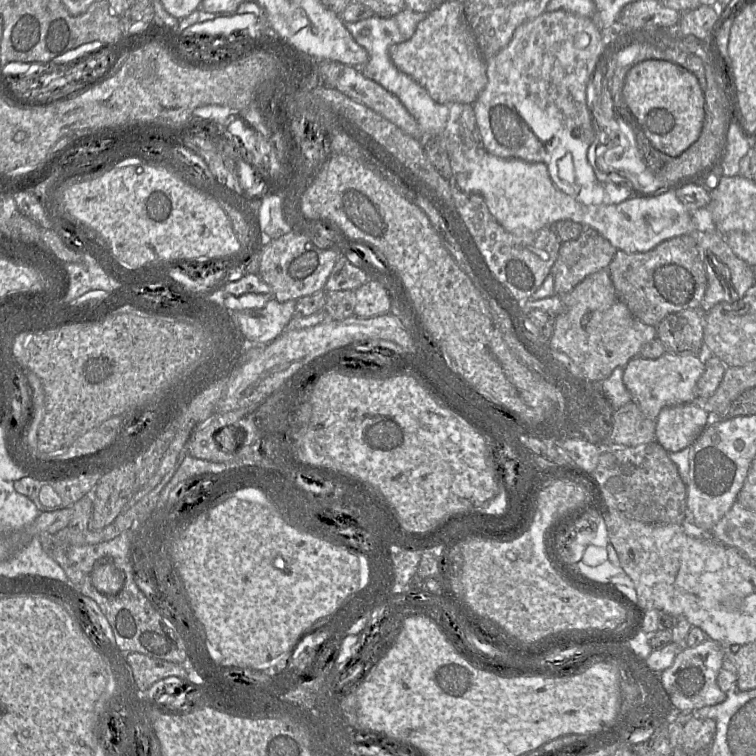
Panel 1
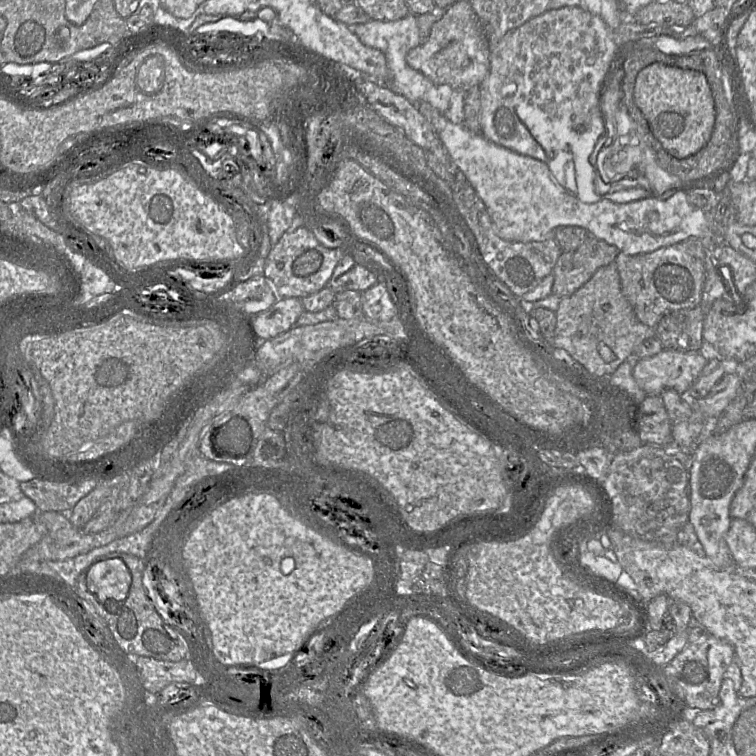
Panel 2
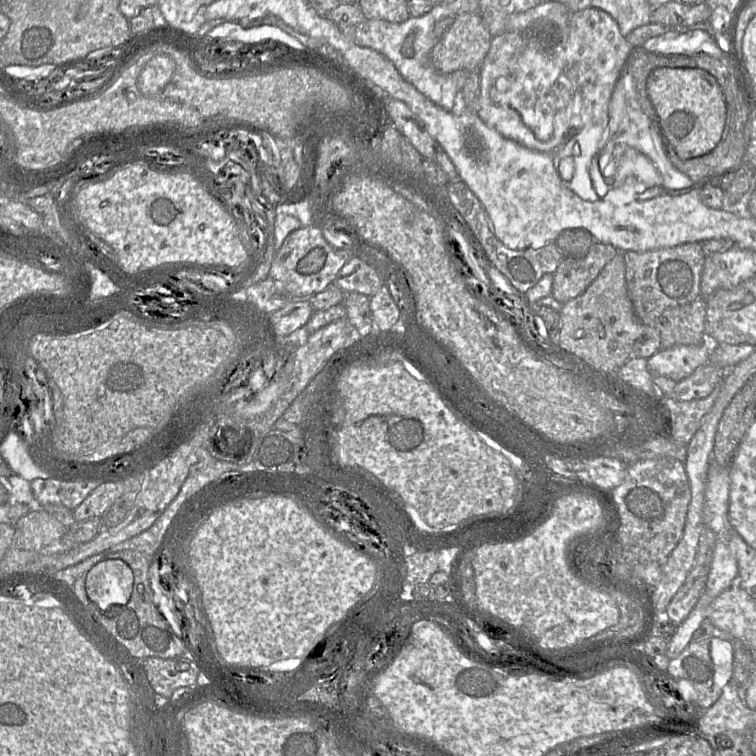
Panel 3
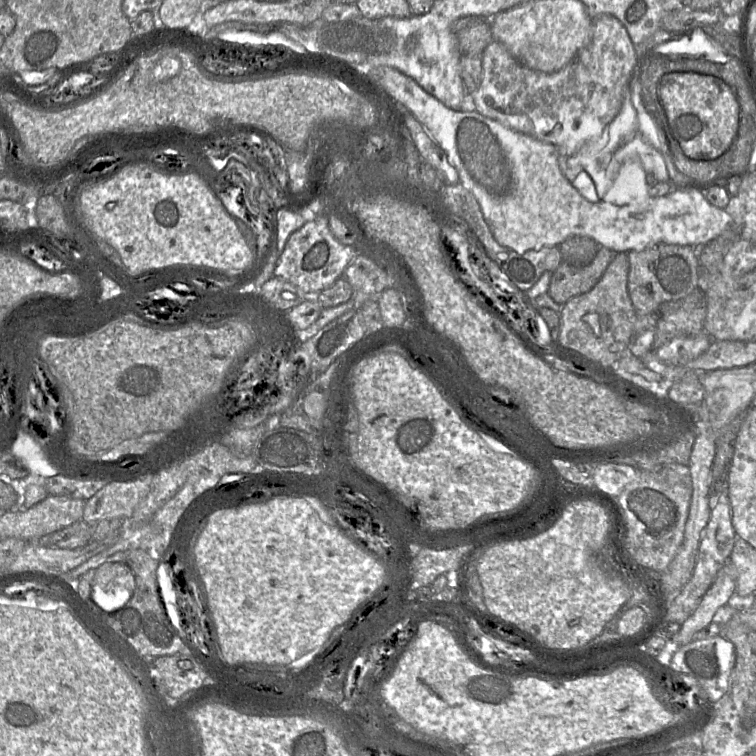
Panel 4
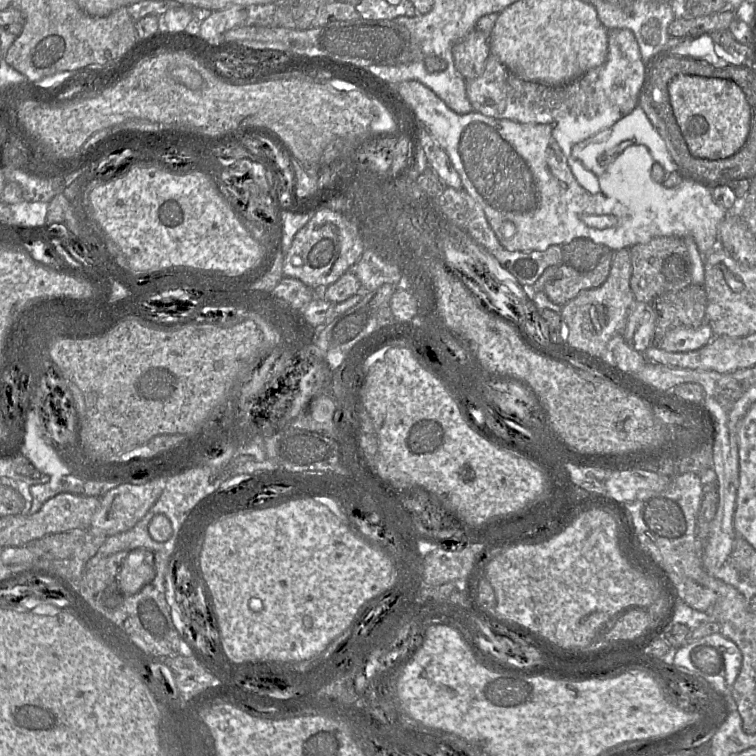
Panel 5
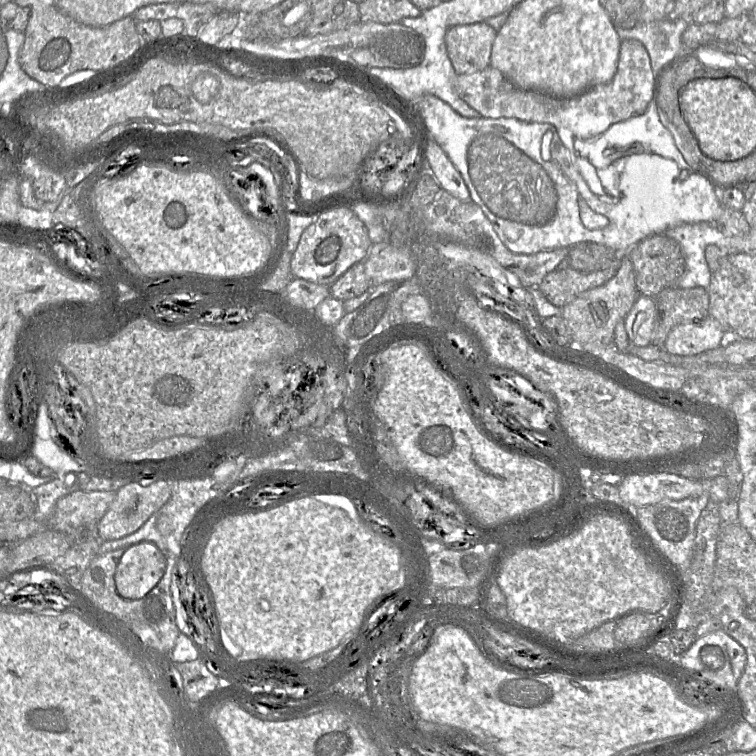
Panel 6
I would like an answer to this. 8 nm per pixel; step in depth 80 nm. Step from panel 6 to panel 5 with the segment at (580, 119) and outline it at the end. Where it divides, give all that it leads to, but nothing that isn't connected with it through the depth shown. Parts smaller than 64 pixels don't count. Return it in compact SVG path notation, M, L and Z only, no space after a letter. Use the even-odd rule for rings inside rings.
M616 28L608 30L606 61L566 85L549 86L522 80L490 54L482 75L466 81L466 91L474 111L484 116L551 126L553 137L569 158L575 144L612 127L632 113L638 106L646 73L647 64L642 60L634 34L626 28Z

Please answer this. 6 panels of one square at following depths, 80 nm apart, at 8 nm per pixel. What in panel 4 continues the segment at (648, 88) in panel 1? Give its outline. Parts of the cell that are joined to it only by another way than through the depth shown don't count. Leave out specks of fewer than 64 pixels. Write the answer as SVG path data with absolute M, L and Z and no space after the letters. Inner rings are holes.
M673 71L665 74L659 81L658 86L656 88L656 117L654 115L654 121L657 125L661 126L663 132L665 133L667 139L672 135L672 137L677 141L683 153L694 160L713 160L721 155L723 155L732 145L738 131L739 126L739 114L740 114L740 106L739 103L731 90L731 88L721 79L703 74L695 71Z

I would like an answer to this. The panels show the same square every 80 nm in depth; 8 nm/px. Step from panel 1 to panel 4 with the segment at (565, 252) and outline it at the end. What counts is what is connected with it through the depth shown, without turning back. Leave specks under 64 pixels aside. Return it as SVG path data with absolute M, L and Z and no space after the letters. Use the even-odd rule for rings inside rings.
M601 246L590 264L574 266L562 262L552 273L547 294L563 305L569 299L589 292L601 279L616 253Z

